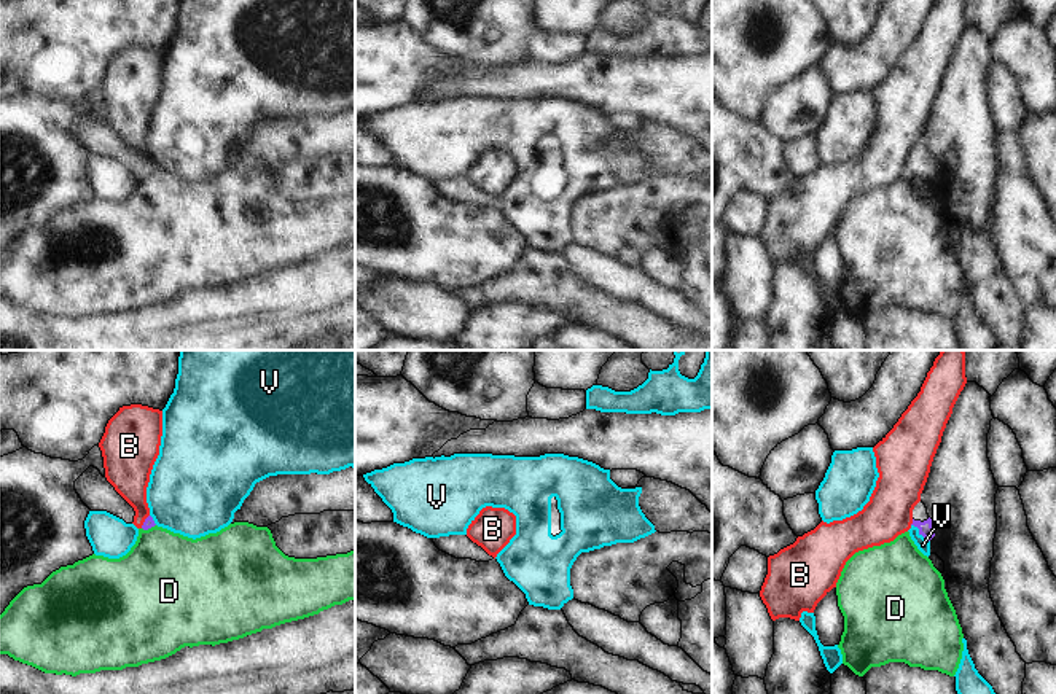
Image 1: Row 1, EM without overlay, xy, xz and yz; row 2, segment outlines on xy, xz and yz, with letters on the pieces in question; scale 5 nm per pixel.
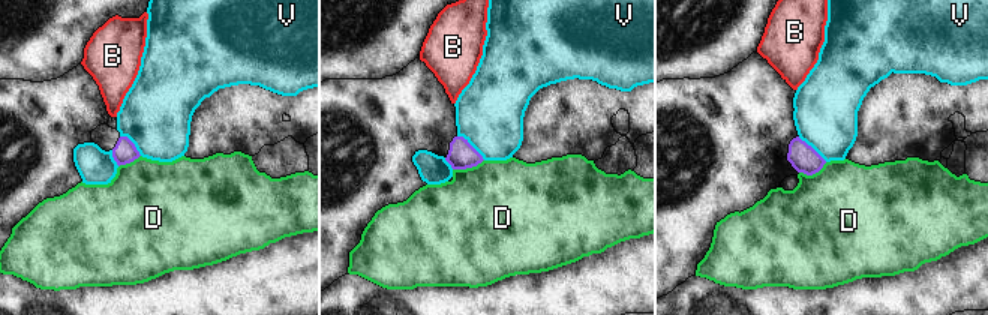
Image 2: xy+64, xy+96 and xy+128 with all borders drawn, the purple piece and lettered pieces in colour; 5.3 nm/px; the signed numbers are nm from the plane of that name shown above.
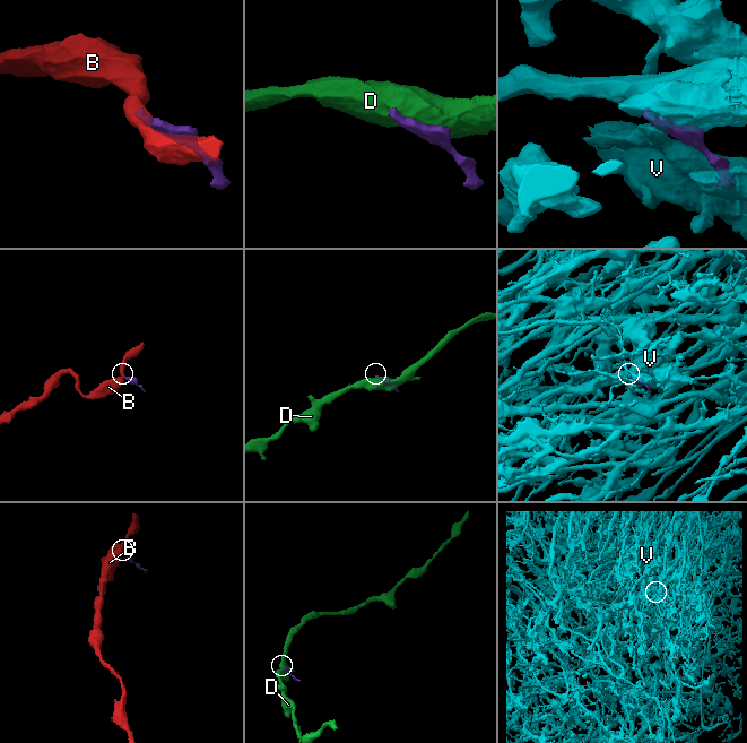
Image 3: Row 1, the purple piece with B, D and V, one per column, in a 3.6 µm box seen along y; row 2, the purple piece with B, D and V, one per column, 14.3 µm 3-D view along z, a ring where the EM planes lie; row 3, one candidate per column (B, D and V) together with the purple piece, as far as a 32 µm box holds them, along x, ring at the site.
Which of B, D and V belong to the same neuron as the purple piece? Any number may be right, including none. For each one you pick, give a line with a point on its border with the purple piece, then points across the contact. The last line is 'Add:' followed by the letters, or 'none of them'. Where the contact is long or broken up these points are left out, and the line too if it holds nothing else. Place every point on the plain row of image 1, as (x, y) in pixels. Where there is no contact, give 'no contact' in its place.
Add: none of them

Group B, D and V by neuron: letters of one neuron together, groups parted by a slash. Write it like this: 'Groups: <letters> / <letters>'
Groups: B / D / V.

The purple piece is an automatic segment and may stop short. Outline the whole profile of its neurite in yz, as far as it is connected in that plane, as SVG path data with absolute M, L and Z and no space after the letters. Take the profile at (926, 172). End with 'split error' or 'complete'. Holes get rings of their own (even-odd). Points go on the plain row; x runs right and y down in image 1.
M919 145L913 153L913 167L919 172L919 178L922 178L927 185L935 180L935 174L932 170L932 162L927 158L927 151L922 145Z; split error

